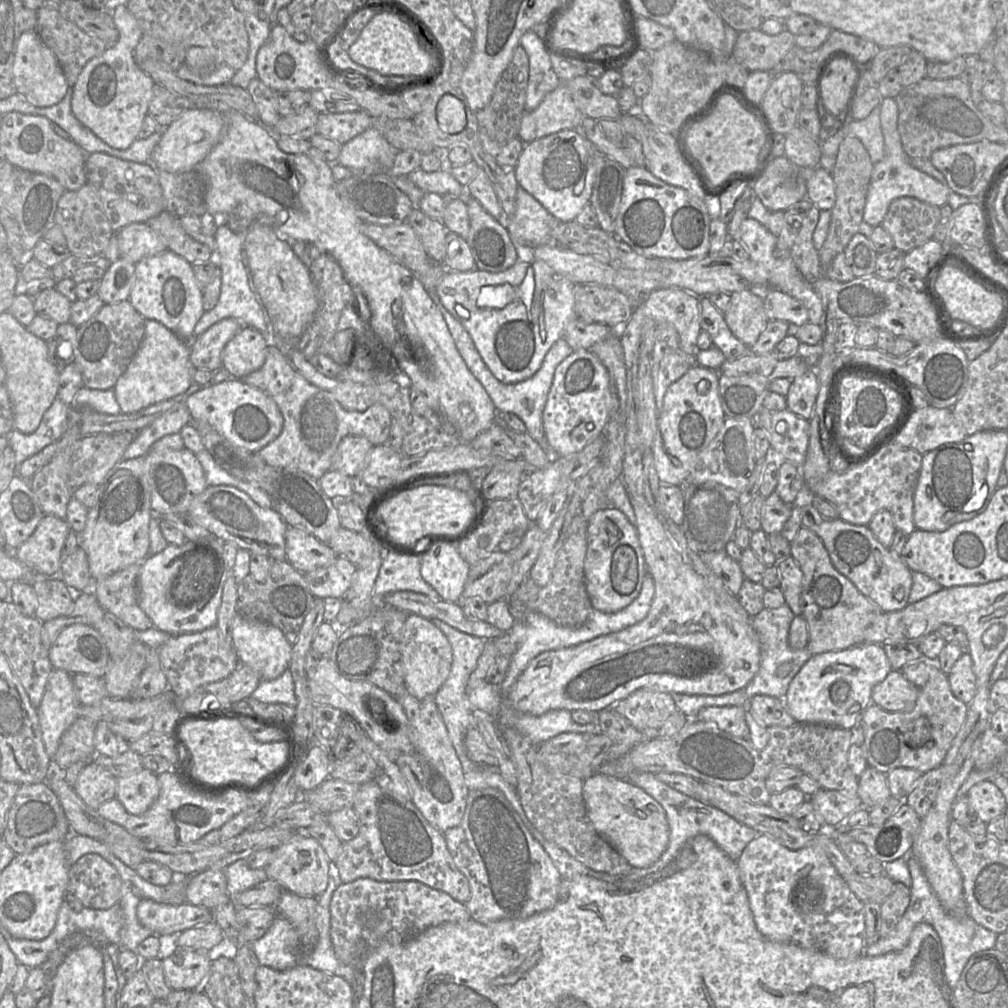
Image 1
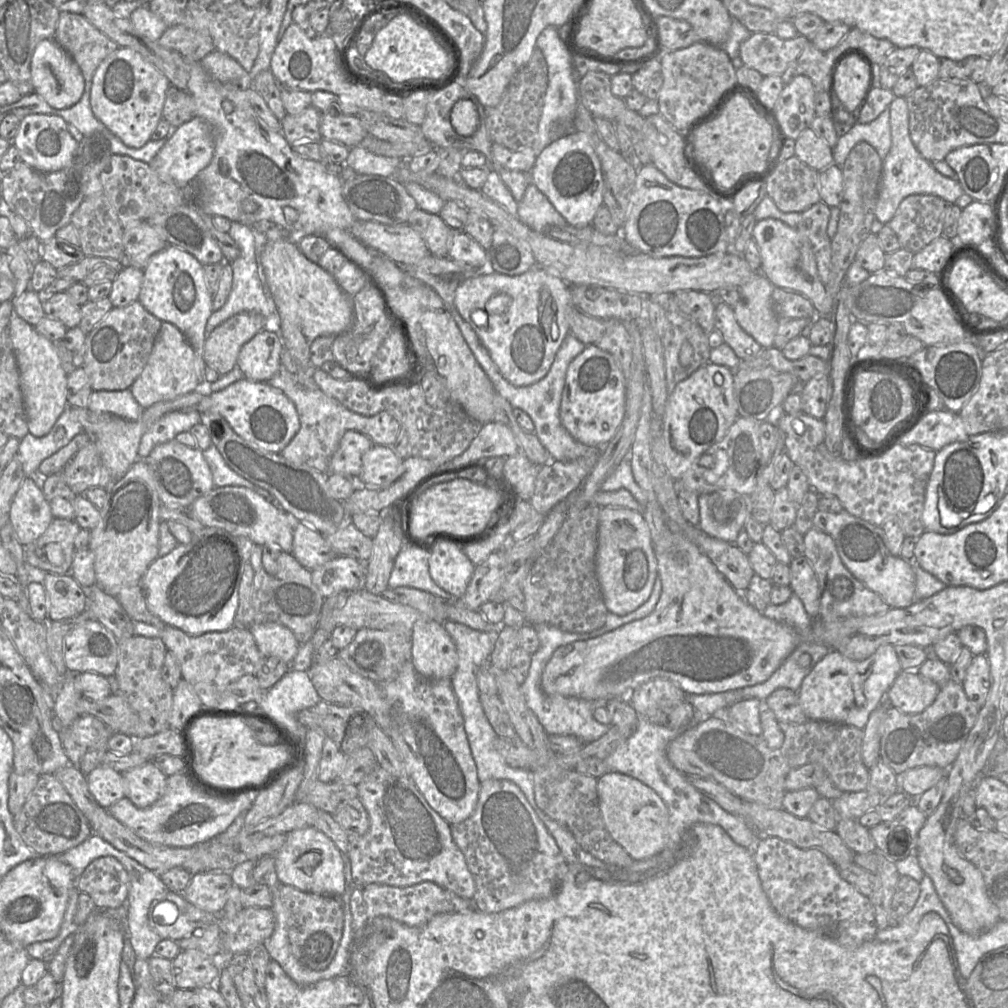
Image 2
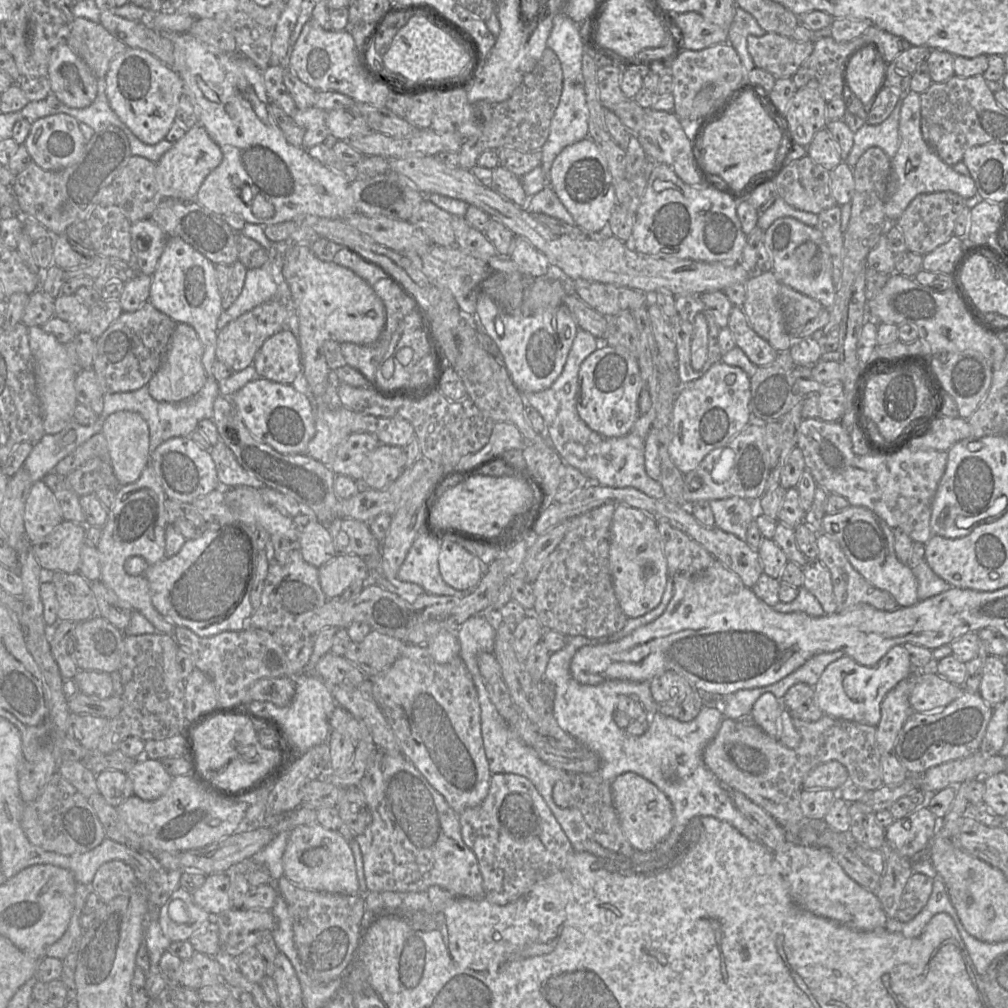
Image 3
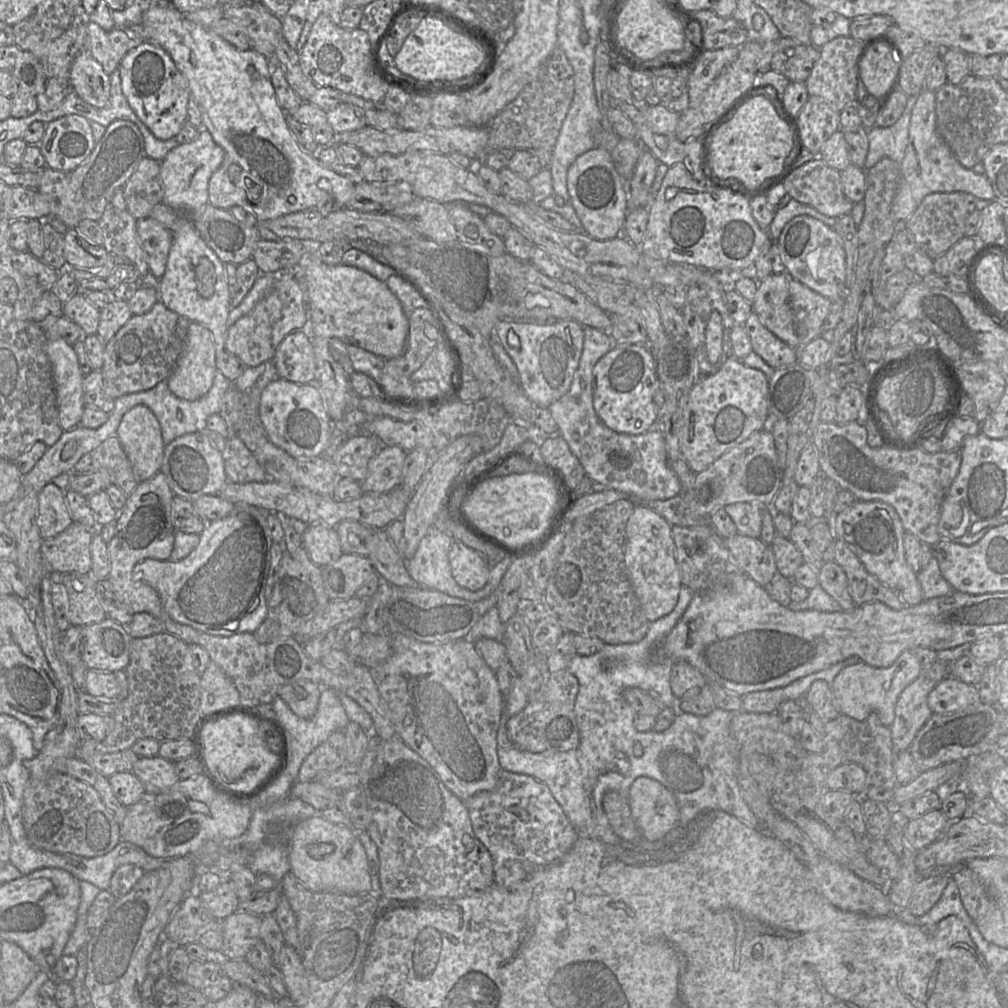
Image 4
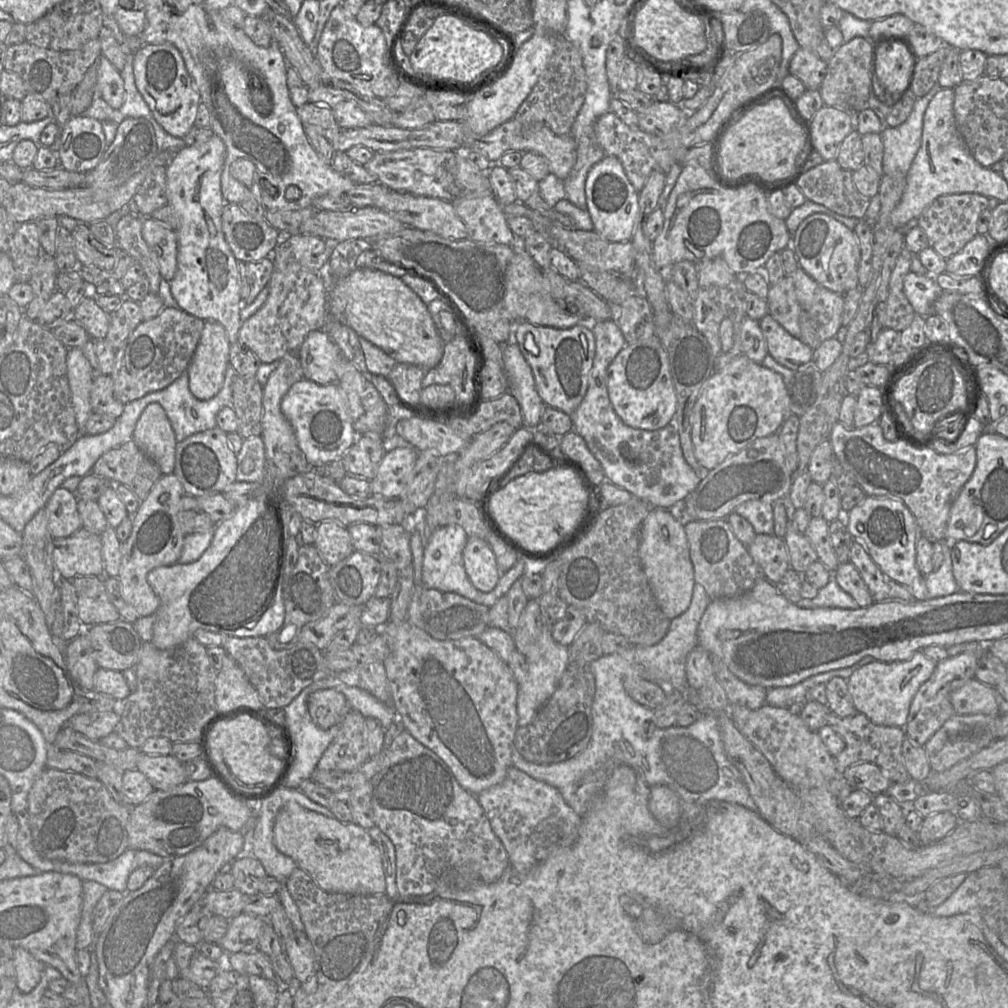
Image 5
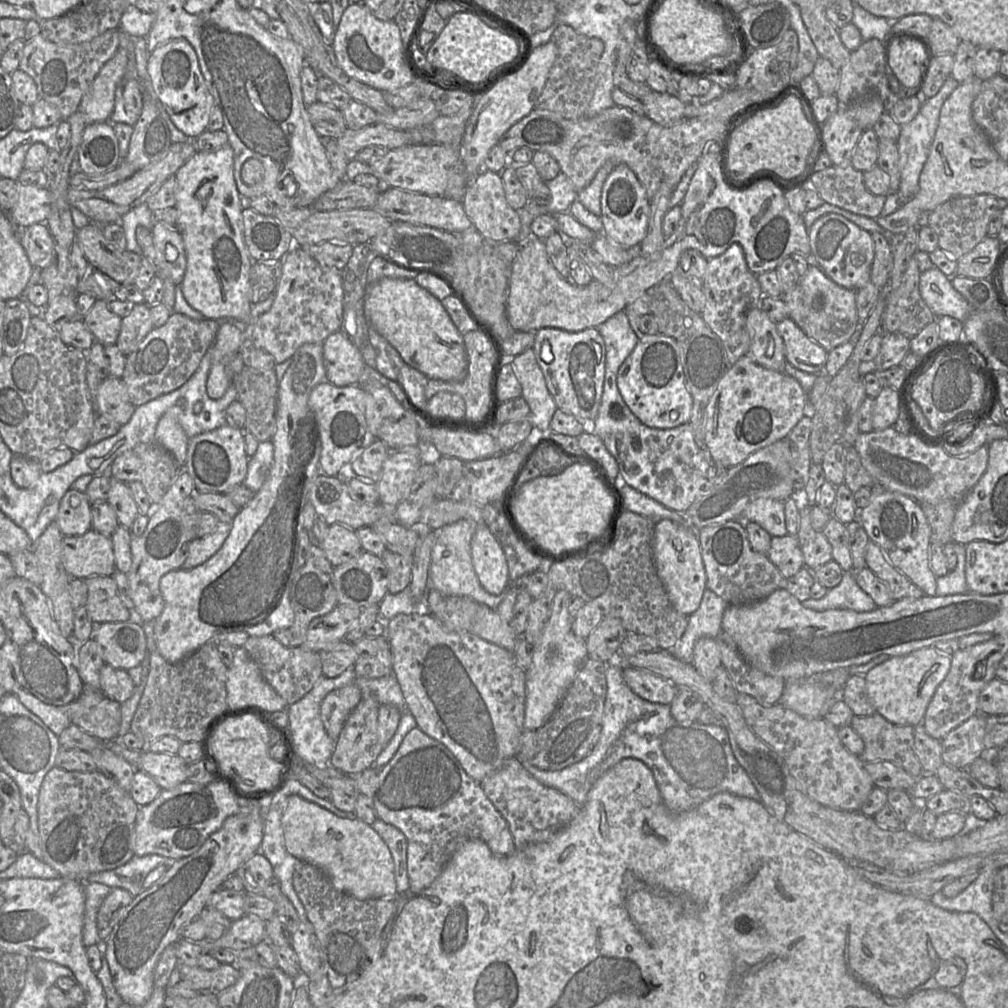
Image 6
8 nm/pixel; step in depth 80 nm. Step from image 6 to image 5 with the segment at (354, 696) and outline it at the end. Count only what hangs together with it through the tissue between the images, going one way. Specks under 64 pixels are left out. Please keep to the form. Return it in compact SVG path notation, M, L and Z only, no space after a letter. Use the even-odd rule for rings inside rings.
M321 689L308 697L308 712L314 723L322 729L339 724L350 710L345 696L335 689Z

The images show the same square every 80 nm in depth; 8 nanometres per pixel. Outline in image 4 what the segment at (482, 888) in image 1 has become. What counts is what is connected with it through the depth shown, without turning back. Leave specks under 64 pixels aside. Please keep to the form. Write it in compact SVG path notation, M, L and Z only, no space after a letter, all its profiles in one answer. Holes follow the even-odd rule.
M502 771L493 790L465 802L474 835L492 856L494 885L506 889L521 885L538 870L561 860L579 838L549 788L528 775Z

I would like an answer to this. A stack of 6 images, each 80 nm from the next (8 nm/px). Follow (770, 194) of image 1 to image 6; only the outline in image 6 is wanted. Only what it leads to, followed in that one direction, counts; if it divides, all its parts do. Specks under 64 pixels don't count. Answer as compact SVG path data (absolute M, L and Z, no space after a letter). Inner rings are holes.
M832 165L826 169L815 171L806 188L816 191L825 203L874 219L881 216L886 201L886 196L874 195L868 191L864 184L863 172L852 166Z

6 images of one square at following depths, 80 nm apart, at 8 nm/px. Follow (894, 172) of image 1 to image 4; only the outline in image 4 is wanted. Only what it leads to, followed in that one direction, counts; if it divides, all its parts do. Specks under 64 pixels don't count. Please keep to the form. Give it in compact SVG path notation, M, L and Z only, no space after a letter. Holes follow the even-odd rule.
M923 90L915 101L909 126L909 142L899 164L901 181L892 202L895 221L905 221L929 194L966 192L979 199L994 200L994 191L988 178L981 172L963 167L949 146L939 135L936 126L935 91Z

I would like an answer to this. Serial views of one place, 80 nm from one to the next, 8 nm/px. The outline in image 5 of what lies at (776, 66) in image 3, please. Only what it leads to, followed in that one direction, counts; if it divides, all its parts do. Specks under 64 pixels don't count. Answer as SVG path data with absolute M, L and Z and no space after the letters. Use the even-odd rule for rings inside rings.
M799 48L790 60L789 73L803 82L807 89L819 90L827 73L827 62L812 52Z

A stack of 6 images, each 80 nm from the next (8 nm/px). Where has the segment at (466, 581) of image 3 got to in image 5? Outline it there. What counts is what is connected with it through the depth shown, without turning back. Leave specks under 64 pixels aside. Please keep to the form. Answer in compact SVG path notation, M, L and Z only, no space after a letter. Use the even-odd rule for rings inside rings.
M469 537L463 550L463 563L471 583L482 592L490 592L497 585L501 572L496 557L489 544L482 538Z

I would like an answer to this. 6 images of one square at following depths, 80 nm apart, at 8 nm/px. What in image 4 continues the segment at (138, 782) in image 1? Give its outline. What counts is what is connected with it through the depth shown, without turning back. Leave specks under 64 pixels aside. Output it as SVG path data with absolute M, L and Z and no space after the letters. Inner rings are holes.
M158 755L139 757L131 772L140 780L148 794L166 792L180 780L175 762Z

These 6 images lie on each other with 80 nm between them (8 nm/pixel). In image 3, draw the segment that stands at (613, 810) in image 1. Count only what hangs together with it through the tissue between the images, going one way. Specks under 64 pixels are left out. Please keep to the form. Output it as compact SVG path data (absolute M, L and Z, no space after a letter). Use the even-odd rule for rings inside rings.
M631 772L621 774L614 779L611 784L611 794L622 831L631 846L640 852L655 850L673 827L673 808L668 797L653 783Z

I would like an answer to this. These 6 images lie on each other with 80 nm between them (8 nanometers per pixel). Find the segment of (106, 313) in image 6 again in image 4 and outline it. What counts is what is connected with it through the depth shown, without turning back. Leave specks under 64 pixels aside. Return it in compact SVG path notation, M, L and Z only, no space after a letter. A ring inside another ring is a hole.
M81 293L63 303L63 316L80 326L85 335L96 335L100 310Z

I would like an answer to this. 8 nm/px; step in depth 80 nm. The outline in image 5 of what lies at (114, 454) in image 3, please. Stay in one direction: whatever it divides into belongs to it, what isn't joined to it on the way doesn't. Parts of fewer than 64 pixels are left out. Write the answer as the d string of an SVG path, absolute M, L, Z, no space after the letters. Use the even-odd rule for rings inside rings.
M152 403L144 409L135 426L132 441L159 466L163 475L173 473L178 442L161 405Z

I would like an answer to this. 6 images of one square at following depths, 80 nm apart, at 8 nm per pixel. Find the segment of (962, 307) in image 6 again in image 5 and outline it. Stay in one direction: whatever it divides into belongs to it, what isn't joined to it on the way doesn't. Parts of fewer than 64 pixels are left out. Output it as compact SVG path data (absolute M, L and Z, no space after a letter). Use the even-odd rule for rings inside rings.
M909 272L904 278L904 294L920 316L934 315L933 304L943 291L937 284L935 277Z

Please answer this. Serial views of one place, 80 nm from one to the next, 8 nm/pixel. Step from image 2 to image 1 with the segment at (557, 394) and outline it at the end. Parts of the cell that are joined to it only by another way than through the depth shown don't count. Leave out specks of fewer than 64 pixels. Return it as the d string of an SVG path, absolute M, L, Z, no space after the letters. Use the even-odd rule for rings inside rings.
M442 305L437 306L443 314L443 317L447 323L450 333L455 340L460 355L465 361L468 369L487 391L488 395L493 401L496 410L506 413L513 413L520 417L527 427L527 432L536 440L536 442L539 443L539 445L547 453L549 462L552 462L559 457L563 457L558 456L558 454L549 445L545 435L542 416L548 398L548 393L553 382L555 370L565 358L572 354L572 348L567 343L567 341L564 338L560 338L552 345L552 347L549 349L544 357L541 368L532 377L517 383L503 383L493 375L491 370L483 361L481 355L475 347L471 336L463 327L463 325L455 317L453 317L453 315L449 313Z

